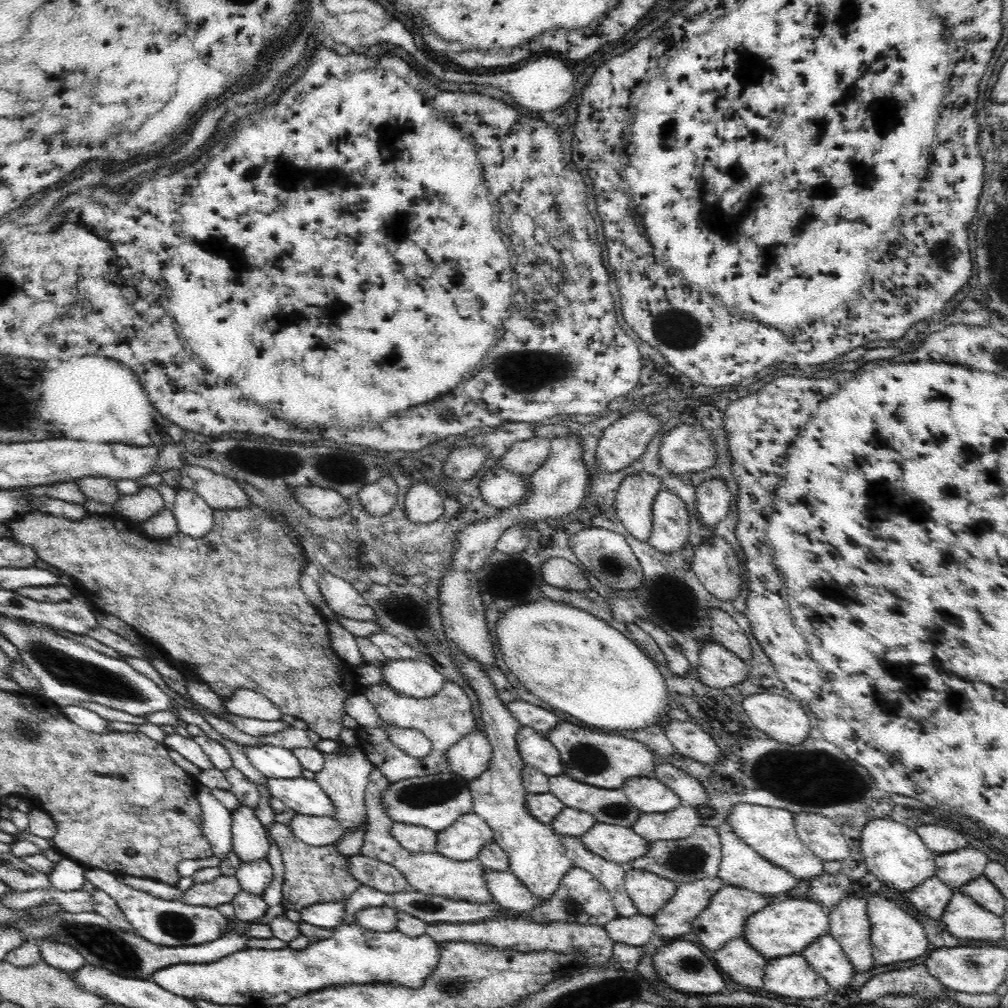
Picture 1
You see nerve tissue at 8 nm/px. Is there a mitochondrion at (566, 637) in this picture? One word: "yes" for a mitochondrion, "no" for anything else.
no

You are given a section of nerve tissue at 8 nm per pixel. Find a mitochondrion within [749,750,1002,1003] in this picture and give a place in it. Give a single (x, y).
(972, 964)

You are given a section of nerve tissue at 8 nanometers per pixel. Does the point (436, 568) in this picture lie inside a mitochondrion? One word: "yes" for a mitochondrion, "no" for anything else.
no

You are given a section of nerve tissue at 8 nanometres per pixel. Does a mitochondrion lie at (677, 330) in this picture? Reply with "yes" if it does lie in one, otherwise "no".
yes

